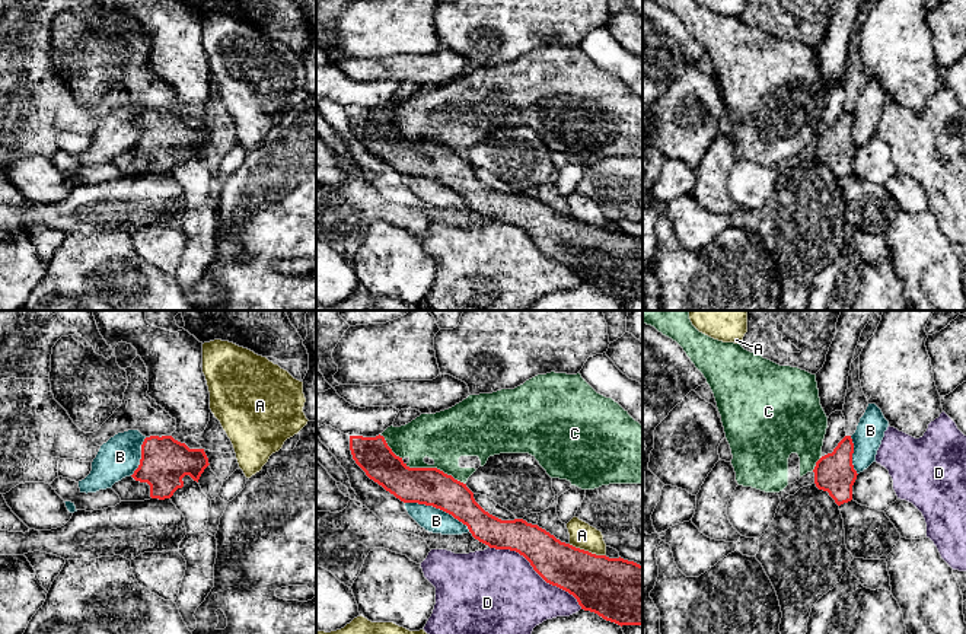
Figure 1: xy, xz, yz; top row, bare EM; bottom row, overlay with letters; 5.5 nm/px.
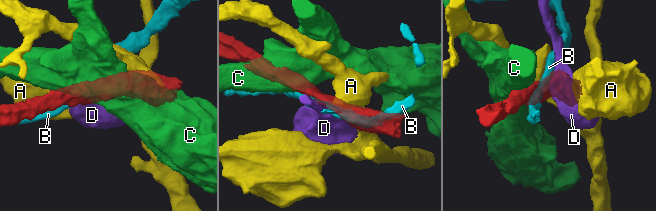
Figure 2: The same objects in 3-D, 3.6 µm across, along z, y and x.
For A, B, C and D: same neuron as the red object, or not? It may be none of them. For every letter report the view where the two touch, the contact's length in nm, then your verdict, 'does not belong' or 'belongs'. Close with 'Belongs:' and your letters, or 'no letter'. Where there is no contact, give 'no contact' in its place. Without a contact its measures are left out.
A: contact in xz; length 220 nm; does not belong
B: contact in xz; length 400 nm; does not belong
C: contact in xz; length 340 nm; does not belong
D: contact in xz; length 600 nm; does not belong
Belongs: no letter

